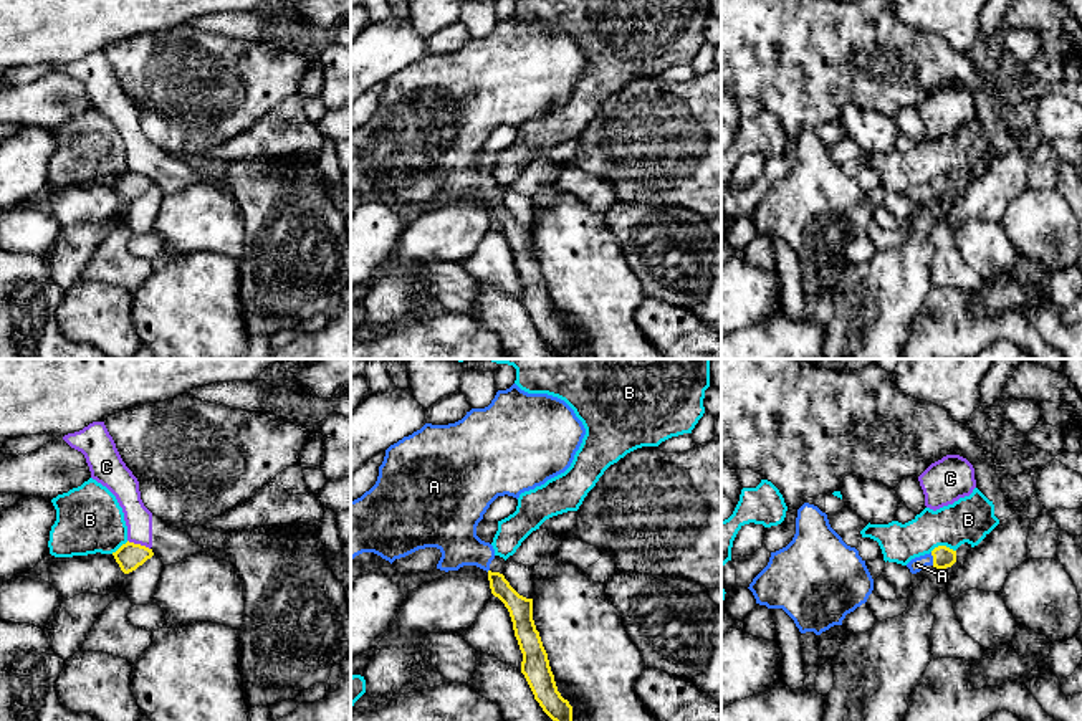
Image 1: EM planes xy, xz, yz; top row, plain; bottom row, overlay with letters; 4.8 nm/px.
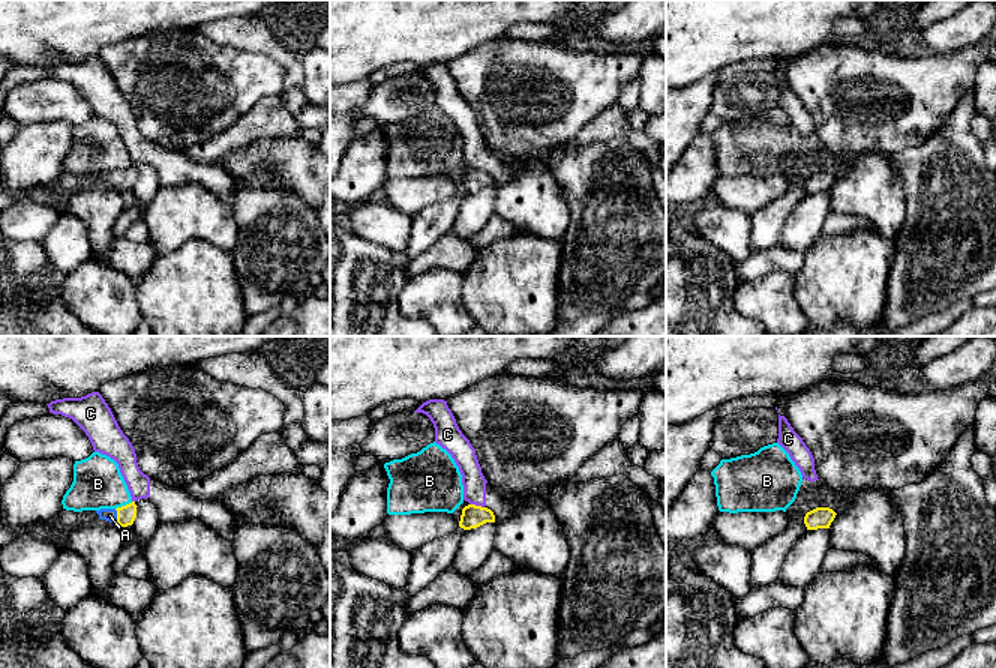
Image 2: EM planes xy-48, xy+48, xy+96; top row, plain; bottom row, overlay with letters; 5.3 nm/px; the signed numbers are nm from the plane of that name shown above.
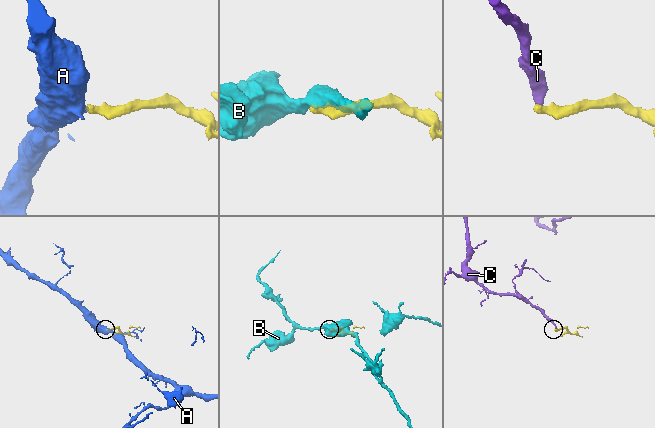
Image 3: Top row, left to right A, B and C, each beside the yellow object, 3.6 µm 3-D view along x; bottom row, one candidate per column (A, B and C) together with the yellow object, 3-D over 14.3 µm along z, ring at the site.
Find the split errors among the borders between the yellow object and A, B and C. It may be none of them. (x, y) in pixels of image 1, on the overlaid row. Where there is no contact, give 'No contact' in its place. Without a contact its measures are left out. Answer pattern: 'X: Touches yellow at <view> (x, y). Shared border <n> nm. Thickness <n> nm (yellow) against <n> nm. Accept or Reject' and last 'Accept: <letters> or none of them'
A: Touches yellow at yz (933, 559). Shared border 70 nm. Thickness 100 nm (yellow) against 70 nm. Accept
B: Touches yellow at yz (942, 546). Shared border 130 nm. Thickness 100 nm (yellow) against 220 nm. Reject
C: Touches yellow at xy (139, 544). Shared border 120 nm. Thickness 140 nm (yellow) against 130 nm. Reject
Accept: A

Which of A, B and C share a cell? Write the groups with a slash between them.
A / B / C

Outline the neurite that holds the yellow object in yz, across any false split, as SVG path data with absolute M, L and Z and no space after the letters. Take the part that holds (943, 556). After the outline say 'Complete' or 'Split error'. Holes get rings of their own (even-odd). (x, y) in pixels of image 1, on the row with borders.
M938 546L930 554L912 559L907 567L912 574L923 571L926 566L933 566L936 569L951 567L956 562L956 551Z. Split error

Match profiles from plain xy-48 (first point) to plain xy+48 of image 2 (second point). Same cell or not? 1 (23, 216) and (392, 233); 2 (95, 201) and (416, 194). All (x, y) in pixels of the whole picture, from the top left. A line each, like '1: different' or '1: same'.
1: same
2: same

